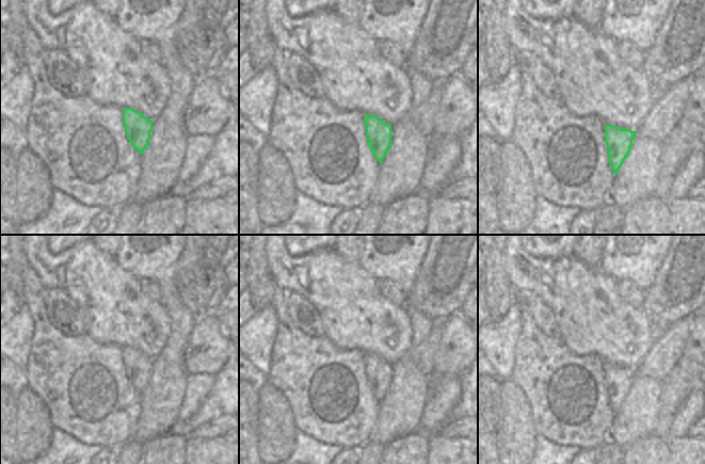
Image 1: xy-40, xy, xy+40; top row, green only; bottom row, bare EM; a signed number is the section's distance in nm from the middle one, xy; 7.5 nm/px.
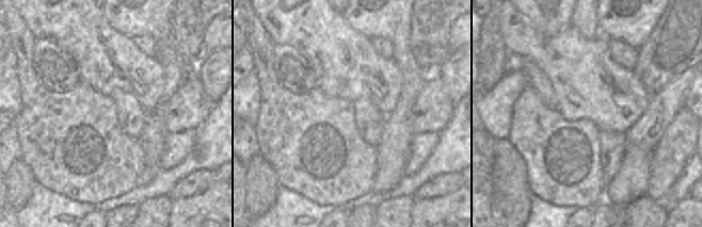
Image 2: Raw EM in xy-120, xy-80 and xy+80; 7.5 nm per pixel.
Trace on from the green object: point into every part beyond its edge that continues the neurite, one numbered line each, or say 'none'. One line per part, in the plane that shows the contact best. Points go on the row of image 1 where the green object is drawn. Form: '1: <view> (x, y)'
none

